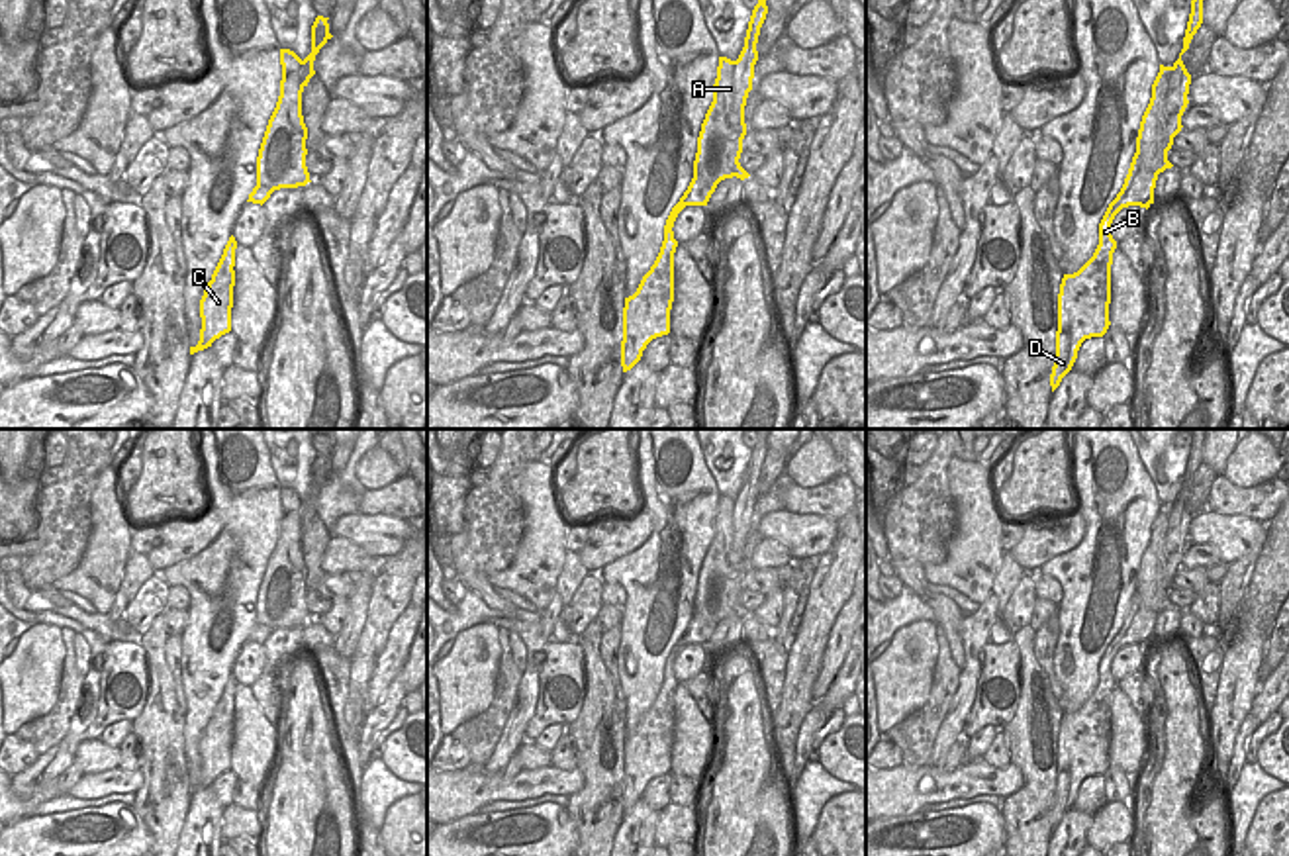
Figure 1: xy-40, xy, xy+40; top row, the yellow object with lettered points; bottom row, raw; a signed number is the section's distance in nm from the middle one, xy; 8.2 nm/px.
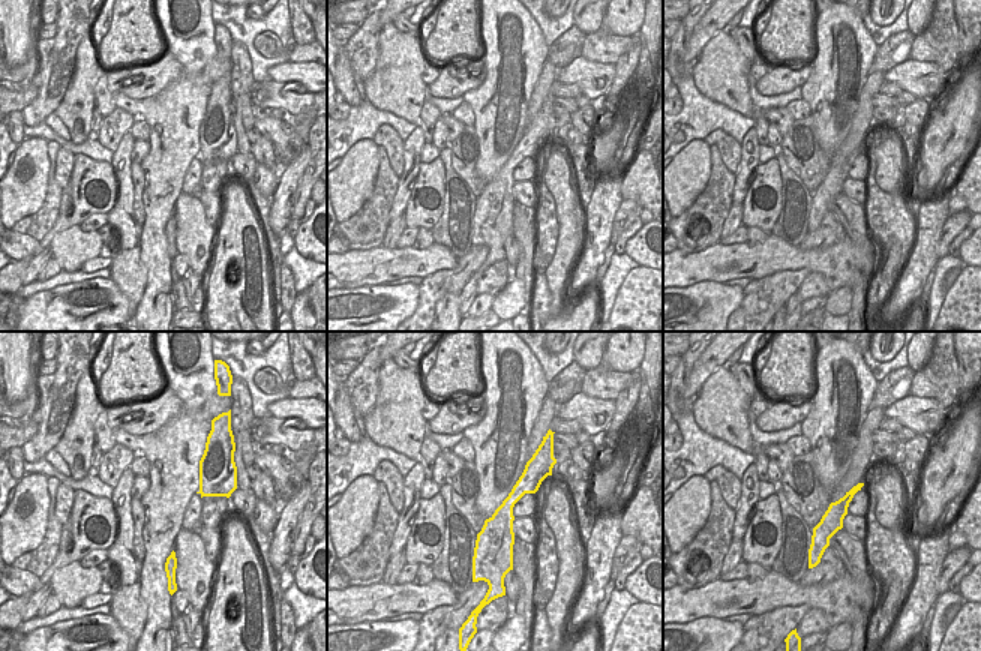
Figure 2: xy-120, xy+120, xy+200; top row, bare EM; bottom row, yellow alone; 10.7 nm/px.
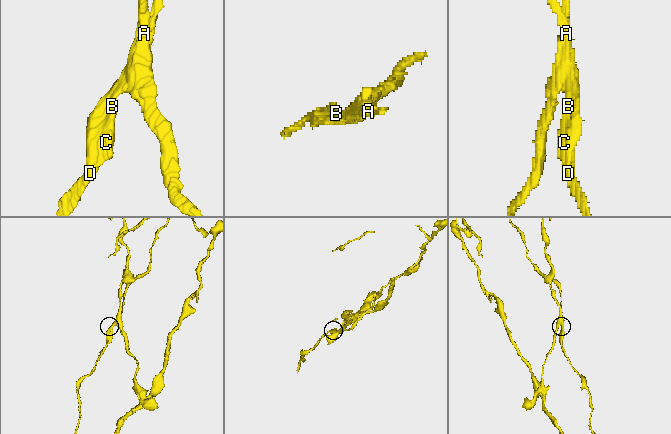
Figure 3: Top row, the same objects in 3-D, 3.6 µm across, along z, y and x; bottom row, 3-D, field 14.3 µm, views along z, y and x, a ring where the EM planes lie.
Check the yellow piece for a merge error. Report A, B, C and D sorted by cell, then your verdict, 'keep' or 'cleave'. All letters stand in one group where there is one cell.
A / B C D | cleave

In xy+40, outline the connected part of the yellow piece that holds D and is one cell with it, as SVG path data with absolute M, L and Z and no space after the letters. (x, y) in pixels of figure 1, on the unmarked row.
M1191 429L1191 452L1183 476L1183 488L1179 492L1179 498L1173 501L1171 513L1170 513L1170 527L1166 535L1166 552L1156 554L1158 541L1156 541L1156 527L1152 525L1152 537L1150 543L1142 554L1138 576L1136 576L1136 592L1132 595L1128 613L1124 617L1124 623L1117 637L1109 642L1101 662L1099 662L1099 684L1093 691L1093 695L1074 713L1064 713L1058 733L1058 770L1056 770L1056 793L1054 793L1054 805L1050 813L1050 825L1052 831L1060 825L1062 817L1072 809L1077 789L1085 778L1091 776L1103 776L1111 764L1109 760L1109 742L1111 742L1111 703L1113 703L1113 691L1117 688L1117 680L1111 674L1111 662L1115 654L1128 644L1140 644L1150 646L1154 642L1154 627L1158 619L1158 611L1164 605L1166 588L1171 582L1168 578L1168 566L1170 566L1170 554L1179 552L1183 554L1189 539L1189 523L1191 513L1187 511L1181 494L1189 488L1189 482L1197 468L1203 462L1203 439L1205 429Z

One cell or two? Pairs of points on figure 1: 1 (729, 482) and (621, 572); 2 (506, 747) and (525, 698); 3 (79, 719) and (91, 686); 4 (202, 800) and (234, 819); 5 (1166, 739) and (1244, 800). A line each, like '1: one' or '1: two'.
1: two
2: one
3: one
4: two
5: two

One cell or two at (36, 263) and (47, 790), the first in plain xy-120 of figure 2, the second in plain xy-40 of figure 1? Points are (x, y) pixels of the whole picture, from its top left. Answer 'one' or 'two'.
two

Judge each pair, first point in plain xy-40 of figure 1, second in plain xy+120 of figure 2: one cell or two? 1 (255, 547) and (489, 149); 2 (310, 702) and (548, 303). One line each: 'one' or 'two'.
1: one
2: one

